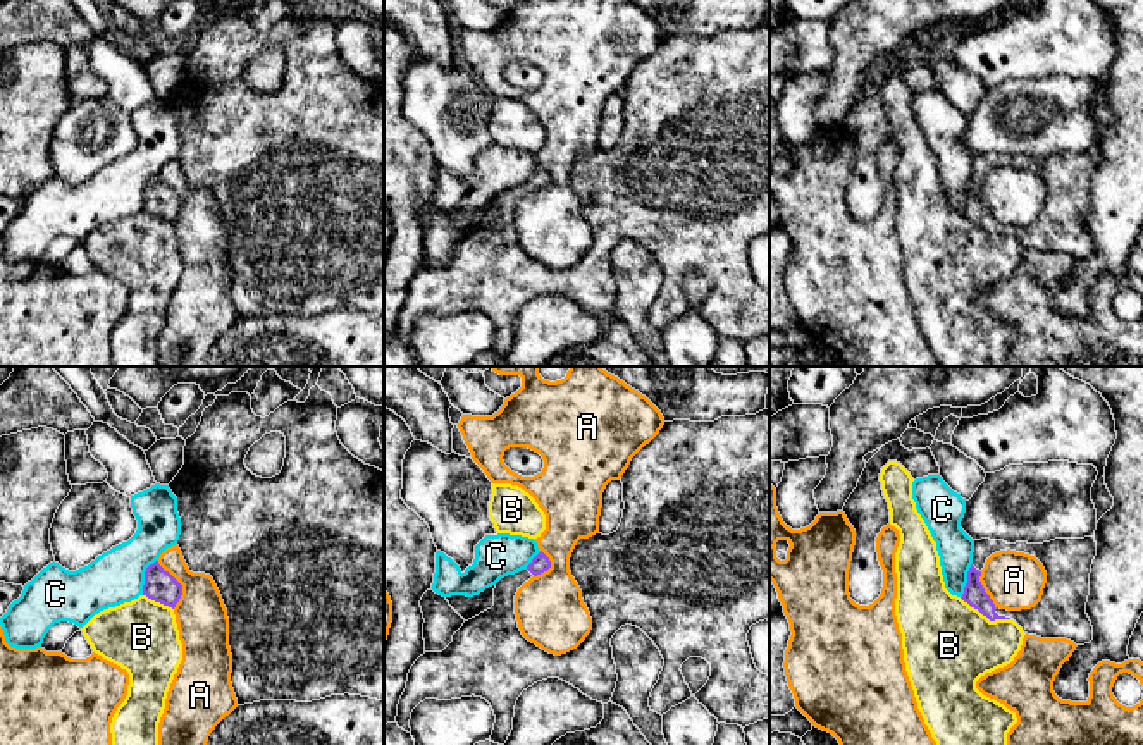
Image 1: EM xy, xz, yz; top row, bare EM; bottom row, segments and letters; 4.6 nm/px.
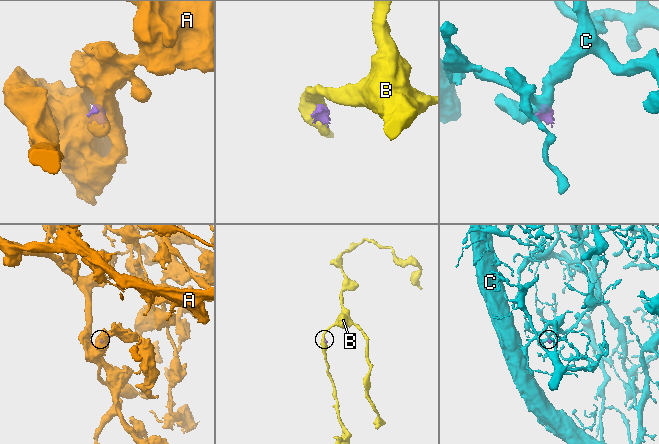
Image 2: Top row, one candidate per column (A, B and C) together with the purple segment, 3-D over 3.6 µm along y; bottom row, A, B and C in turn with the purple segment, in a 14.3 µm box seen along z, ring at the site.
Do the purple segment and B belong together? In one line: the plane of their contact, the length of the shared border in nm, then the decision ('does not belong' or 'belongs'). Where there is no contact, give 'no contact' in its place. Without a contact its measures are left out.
yz | 260 nm | does not belong

